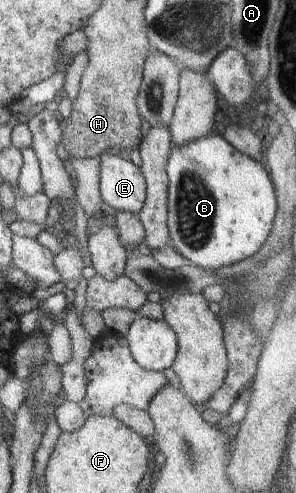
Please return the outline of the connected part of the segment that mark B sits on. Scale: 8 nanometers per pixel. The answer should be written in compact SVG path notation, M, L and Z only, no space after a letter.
M210 134L172 147L167 160L167 175L167 227L171 245L191 263L201 269L215 271L237 265L253 257L263 247L277 215L277 199L267 167L261 162L239 153L224 137Z

